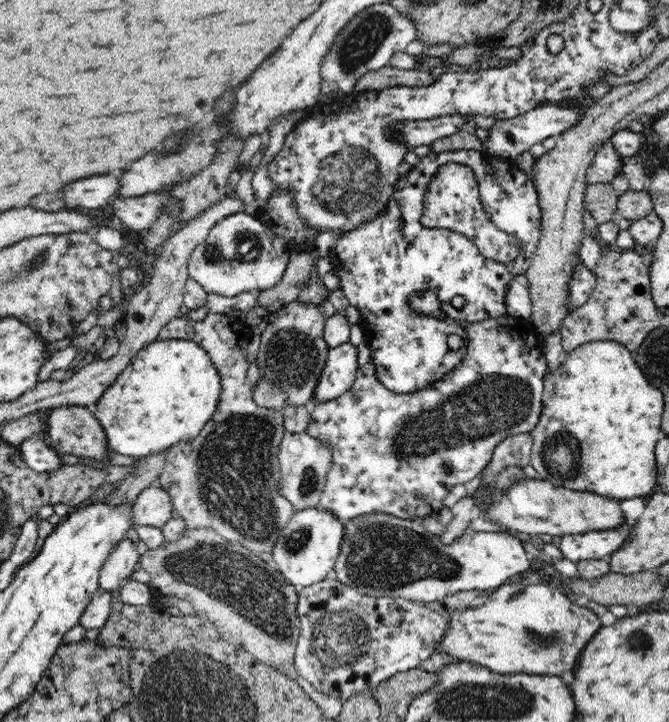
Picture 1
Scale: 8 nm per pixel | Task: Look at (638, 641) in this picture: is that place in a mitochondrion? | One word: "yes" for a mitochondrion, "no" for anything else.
yes

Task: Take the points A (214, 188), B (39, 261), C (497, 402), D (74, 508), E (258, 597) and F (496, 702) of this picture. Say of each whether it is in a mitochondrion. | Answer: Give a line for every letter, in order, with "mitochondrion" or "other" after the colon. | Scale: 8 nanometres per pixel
A: other
B: mitochondrion
C: mitochondrion
D: other
E: mitochondrion
F: mitochondrion

